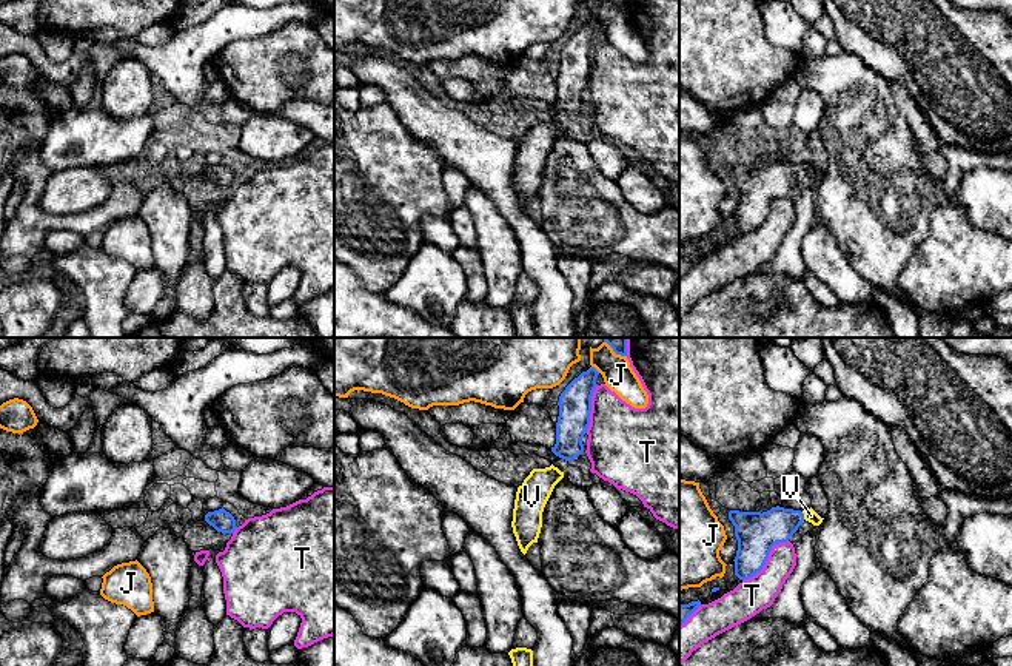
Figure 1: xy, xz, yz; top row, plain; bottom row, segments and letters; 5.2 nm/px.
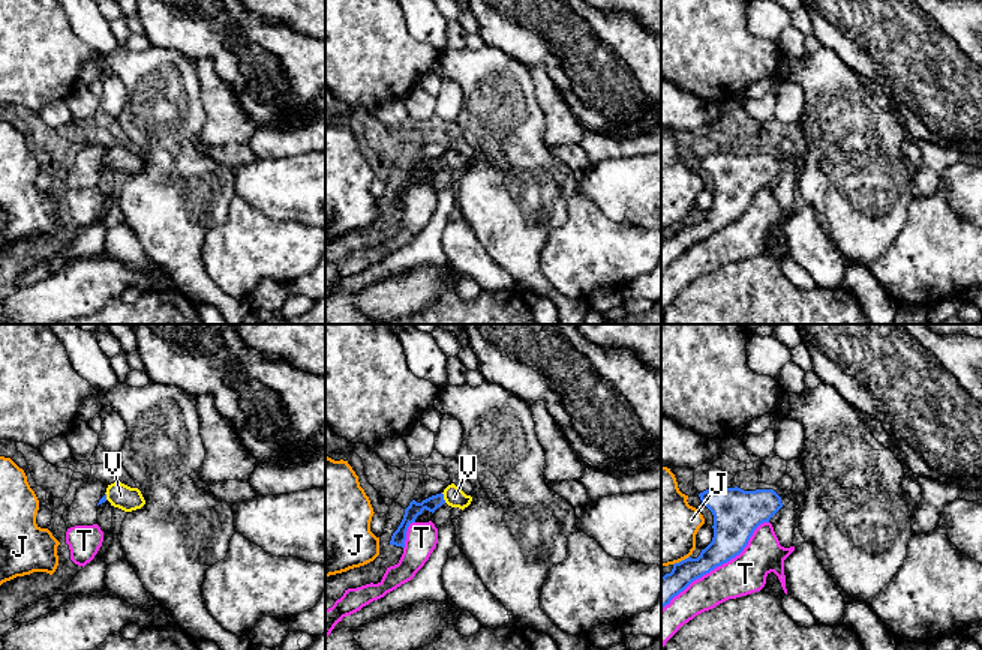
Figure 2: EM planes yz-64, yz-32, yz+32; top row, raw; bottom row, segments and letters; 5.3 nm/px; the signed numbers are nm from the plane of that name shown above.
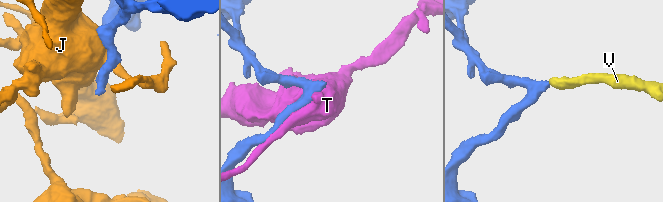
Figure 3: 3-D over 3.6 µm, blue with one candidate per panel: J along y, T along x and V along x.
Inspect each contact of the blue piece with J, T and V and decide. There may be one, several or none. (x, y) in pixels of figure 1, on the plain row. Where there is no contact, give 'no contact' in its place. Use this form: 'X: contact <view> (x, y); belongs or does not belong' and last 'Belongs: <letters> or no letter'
J: contact xz (595, 23); does not belong
T: contact yz (766, 215); does not belong
V: contact yz (803, 170); belongs
Belongs: V

